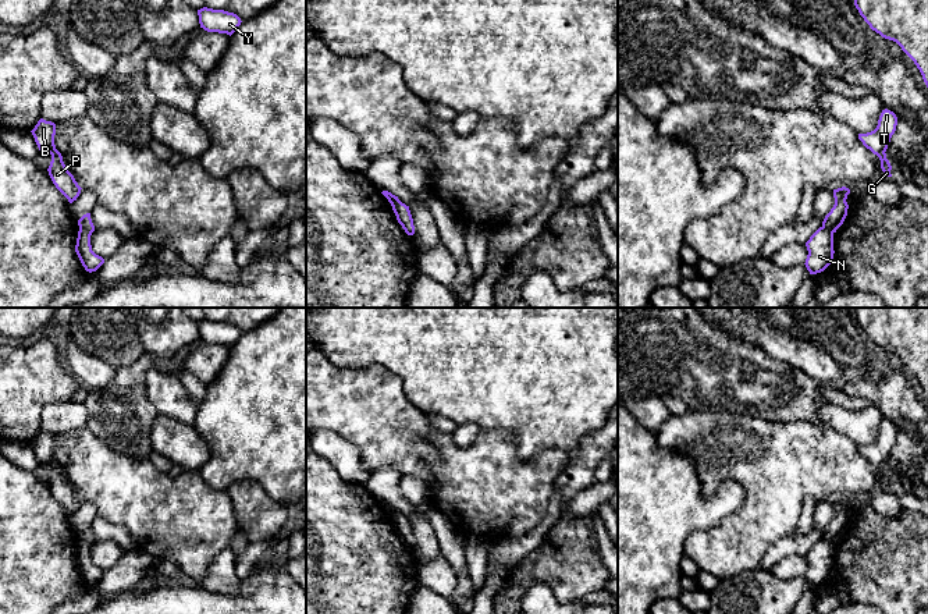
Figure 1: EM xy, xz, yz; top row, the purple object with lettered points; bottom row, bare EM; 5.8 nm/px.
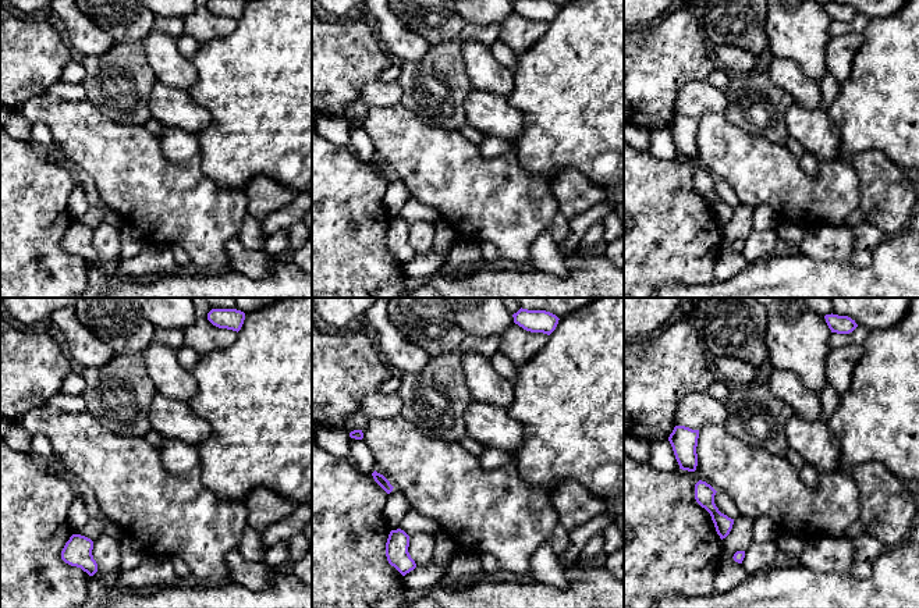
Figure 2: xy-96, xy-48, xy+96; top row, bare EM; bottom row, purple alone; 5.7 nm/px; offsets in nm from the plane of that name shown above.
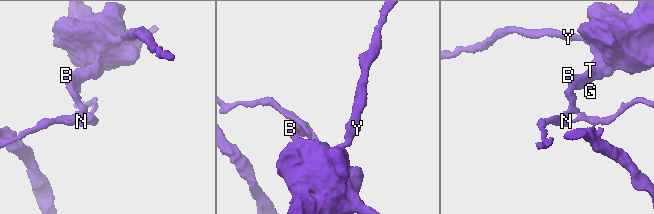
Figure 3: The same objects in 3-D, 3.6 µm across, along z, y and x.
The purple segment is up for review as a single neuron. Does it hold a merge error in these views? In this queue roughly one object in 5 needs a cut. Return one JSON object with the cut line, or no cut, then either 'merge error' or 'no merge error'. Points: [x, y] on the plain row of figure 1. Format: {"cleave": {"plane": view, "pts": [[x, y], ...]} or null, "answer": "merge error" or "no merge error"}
{"cleave": {"plane": "xy", "pts": [[80, 539], [91, 546]]}, "answer": "merge error"}

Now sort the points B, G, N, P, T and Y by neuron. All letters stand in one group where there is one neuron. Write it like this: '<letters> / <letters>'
B G P T Y / N

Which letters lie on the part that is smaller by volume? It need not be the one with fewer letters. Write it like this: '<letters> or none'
B, G, P, T, Y

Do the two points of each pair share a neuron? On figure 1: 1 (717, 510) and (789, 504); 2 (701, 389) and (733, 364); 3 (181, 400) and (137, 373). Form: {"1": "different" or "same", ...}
{"1": "different", "2": "same", "3": "different"}

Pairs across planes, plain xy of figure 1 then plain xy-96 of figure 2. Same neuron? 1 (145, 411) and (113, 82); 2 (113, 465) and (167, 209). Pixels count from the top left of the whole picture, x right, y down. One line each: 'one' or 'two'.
1: one
2: one

